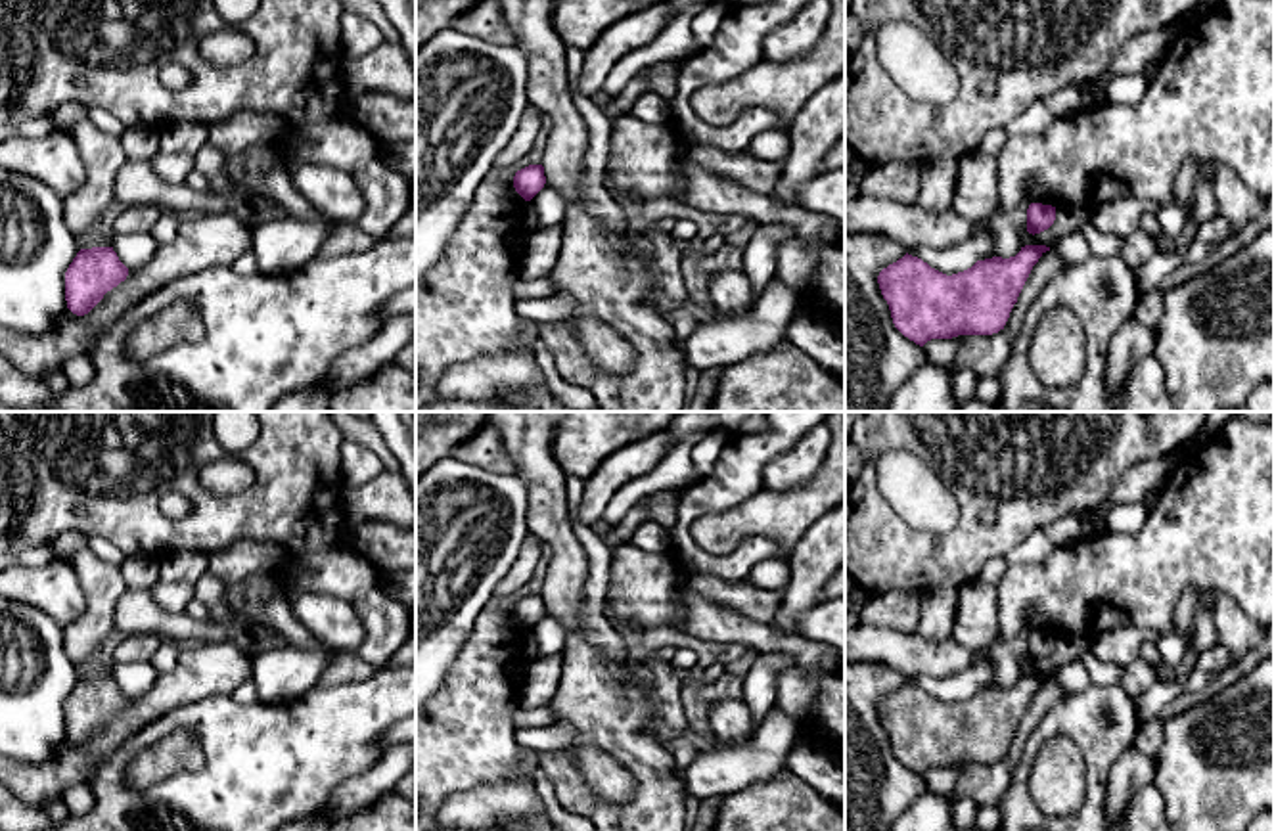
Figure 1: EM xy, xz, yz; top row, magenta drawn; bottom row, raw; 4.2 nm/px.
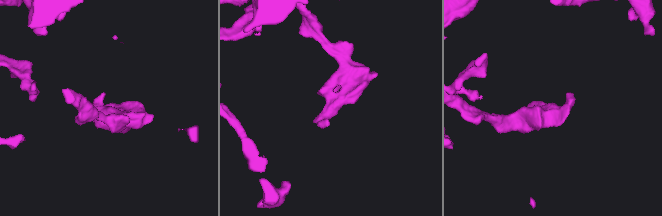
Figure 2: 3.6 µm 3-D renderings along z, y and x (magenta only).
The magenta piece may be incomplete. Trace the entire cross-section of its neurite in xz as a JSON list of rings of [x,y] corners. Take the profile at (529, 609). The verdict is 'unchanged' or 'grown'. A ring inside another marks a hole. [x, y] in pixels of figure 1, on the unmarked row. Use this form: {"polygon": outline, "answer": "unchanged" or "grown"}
{"polygon": [[[529,594],[515,601],[513,617],[525,628],[531,630],[546,613],[544,595]]], "answer": "unchanged"}

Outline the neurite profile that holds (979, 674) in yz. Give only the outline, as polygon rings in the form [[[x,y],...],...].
[[[975,653],[971,664],[944,678],[916,678],[912,685],[921,687],[931,697],[952,705],[971,697],[977,689],[998,685],[992,663],[985,653]]]

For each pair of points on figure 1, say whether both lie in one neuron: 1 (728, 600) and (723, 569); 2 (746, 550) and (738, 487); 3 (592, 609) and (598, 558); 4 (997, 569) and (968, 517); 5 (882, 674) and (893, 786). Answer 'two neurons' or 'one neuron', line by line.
1: two neurons
2: one neuron
3: one neuron
4: two neurons
5: one neuron

